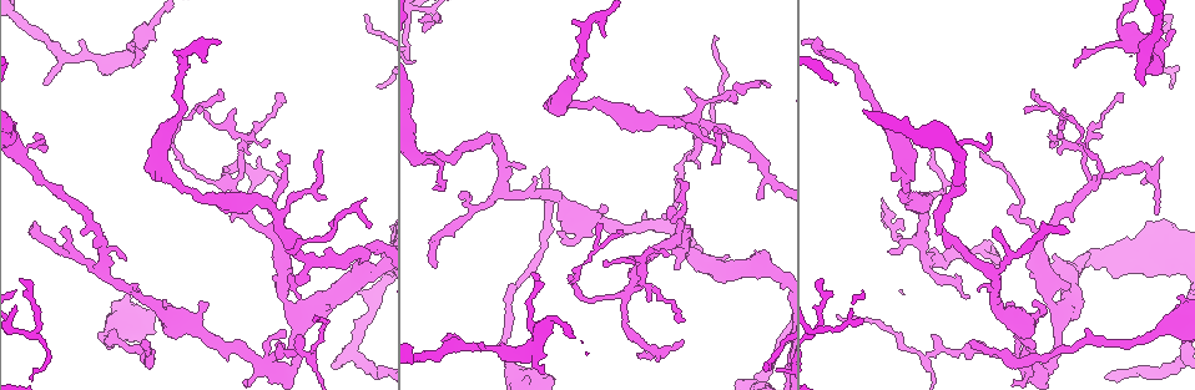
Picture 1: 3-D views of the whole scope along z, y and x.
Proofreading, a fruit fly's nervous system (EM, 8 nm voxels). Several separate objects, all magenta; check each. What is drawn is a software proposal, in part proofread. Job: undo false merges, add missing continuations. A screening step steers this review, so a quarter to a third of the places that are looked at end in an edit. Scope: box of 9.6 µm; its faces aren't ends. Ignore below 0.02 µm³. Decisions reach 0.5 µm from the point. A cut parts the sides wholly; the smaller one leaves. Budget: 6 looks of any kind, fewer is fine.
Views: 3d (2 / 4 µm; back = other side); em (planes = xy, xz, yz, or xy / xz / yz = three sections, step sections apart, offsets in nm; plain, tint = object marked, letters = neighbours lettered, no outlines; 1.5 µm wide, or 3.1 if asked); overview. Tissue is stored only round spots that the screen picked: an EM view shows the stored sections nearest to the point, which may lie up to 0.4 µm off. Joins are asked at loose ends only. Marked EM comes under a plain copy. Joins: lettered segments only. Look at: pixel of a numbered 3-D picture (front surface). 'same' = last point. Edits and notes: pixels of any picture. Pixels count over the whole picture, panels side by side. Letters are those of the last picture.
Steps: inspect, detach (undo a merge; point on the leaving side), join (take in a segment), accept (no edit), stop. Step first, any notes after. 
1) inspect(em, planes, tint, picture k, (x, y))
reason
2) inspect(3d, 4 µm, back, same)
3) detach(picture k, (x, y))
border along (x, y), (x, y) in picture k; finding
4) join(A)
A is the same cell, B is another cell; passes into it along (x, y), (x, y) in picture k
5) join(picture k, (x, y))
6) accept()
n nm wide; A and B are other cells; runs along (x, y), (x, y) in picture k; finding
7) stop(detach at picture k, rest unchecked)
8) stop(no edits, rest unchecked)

inspect(em, yz, step 4, letters, picture 1, (126, 261))
an open end

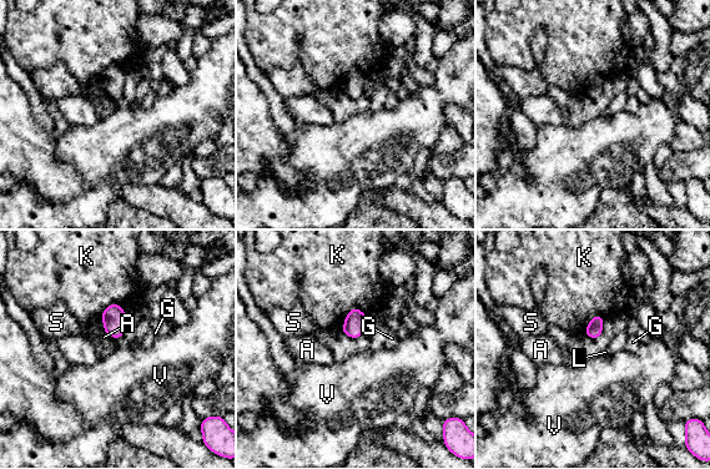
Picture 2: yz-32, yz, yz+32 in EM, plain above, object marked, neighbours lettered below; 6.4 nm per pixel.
accept()
A, G, K, L, S and V are other cells; border along (366, 313), (352, 308), (342, 327) in picture 2; none of them fits

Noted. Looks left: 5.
inspect(em, planes, letters, picture 1, (712, 160))
free end

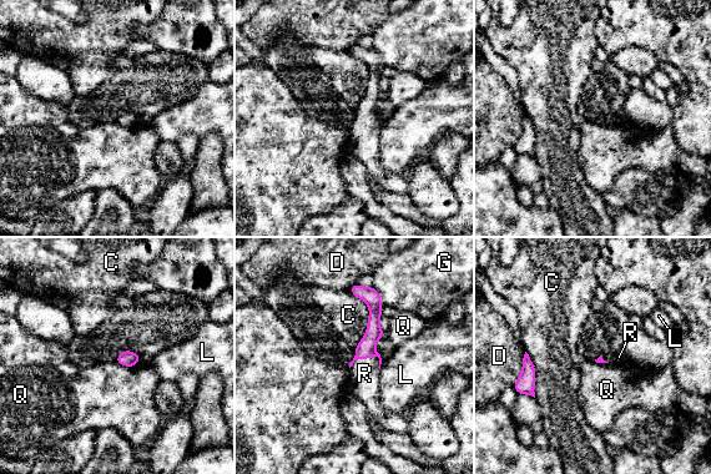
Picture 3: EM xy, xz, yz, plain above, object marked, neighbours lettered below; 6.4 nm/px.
join(picture 3, (364, 373))
R is the same cell, C, D, G, L and Q are other cells; passes into it along (366, 348), (363, 358), (364, 373) in picture 3; the cell continues

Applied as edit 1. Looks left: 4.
inspect(overview)

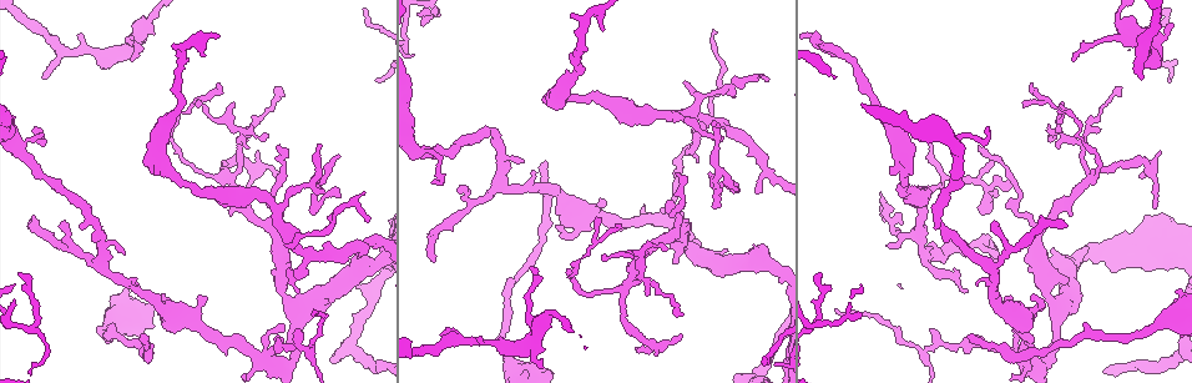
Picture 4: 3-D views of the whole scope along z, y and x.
inspect(3d, 4 µm, picture 4, (148, 336))
free end

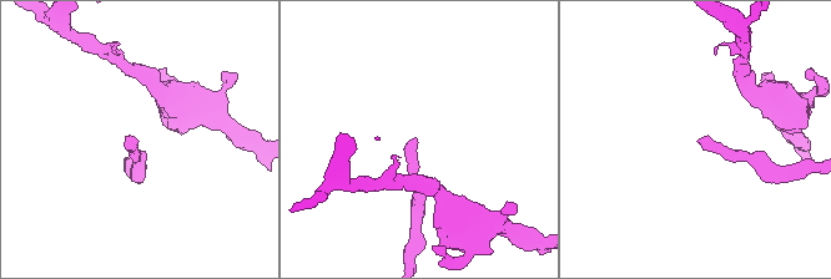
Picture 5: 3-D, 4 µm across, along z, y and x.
inspect(em, planes, tint, picture 5, (416, 138))
now the EM

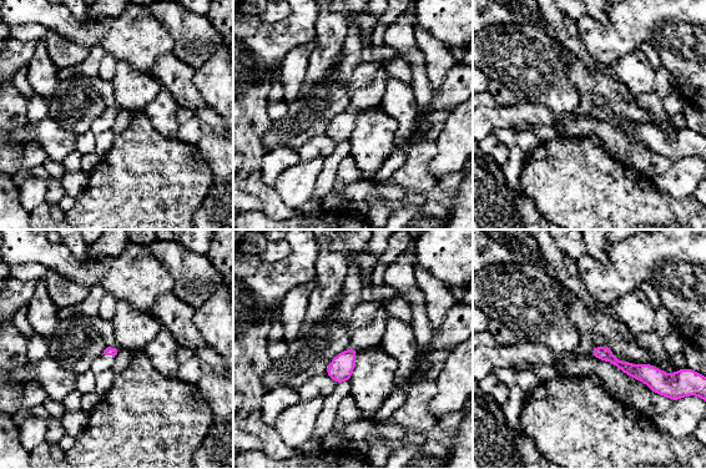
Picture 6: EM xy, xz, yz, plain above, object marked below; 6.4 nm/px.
inspect(em, planes, letters, same)
see the neighbours

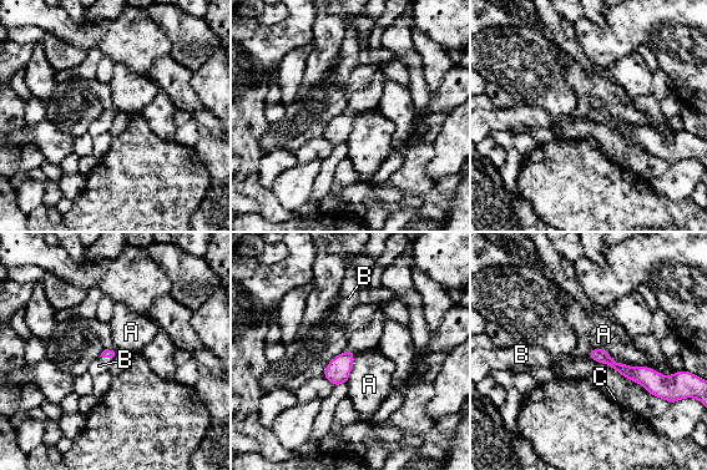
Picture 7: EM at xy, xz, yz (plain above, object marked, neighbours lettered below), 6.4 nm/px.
join(picture 7, (99, 365))
B is the same cell, A and C are other cells; passes into it along (106, 353), (106, 357), (99, 365) in picture 7; the cell continues

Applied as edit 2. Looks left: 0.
stop(join at picture 3, join at picture 7, rest unchecked)

